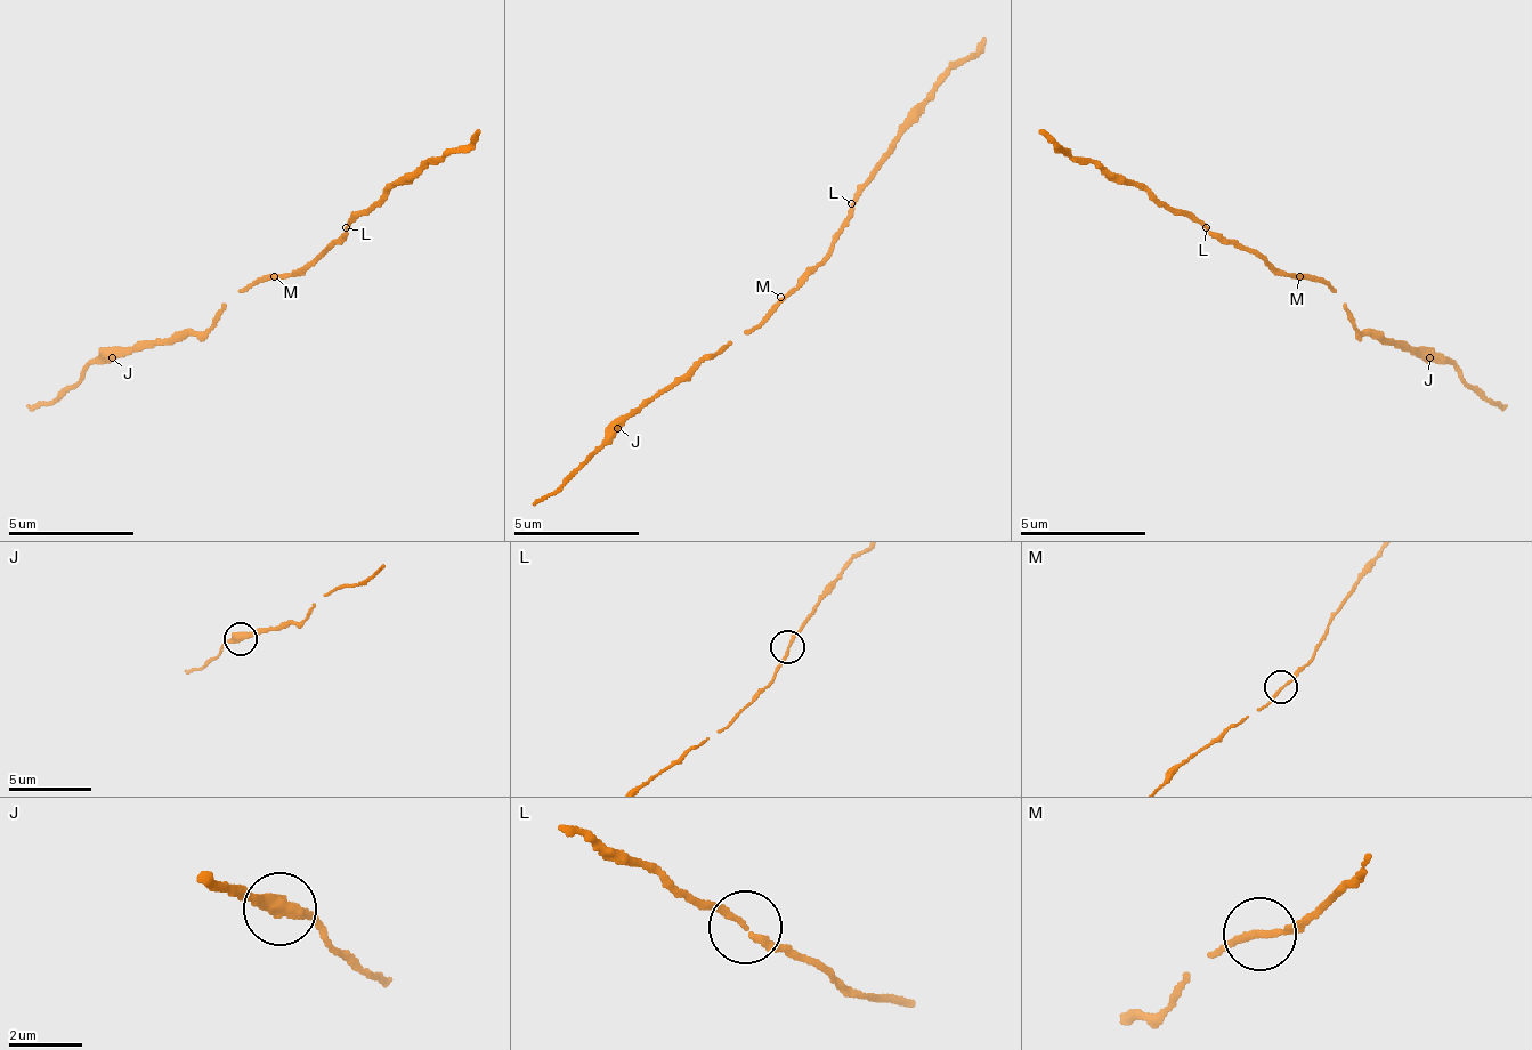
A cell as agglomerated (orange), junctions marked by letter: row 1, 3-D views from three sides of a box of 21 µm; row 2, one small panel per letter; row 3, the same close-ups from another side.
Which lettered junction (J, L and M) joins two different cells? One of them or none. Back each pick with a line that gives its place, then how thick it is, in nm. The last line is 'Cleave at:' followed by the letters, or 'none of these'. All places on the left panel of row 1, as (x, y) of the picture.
Cleave at: none of these

